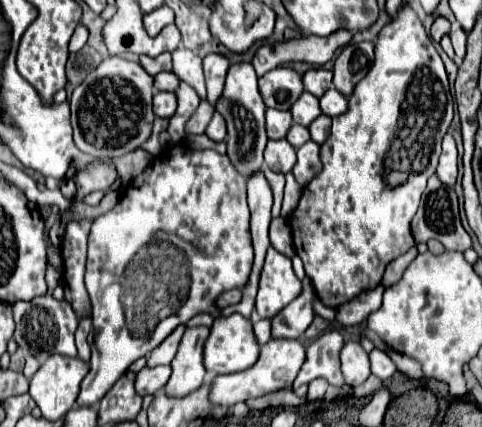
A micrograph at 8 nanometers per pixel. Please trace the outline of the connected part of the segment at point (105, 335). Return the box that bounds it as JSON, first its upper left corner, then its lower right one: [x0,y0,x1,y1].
[76,141,254,405]

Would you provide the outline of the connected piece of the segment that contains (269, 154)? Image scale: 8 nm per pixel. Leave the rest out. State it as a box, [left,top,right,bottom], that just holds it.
[264,139,296,173]

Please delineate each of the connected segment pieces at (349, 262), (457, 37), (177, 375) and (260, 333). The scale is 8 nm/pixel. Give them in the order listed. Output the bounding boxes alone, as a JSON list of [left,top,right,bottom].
[[290,3,454,309],[450,27,466,65],[164,327,210,397],[254,319,270,345]]

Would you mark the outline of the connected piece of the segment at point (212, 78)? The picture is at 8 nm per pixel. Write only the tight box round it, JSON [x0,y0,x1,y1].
[204,53,230,105]

